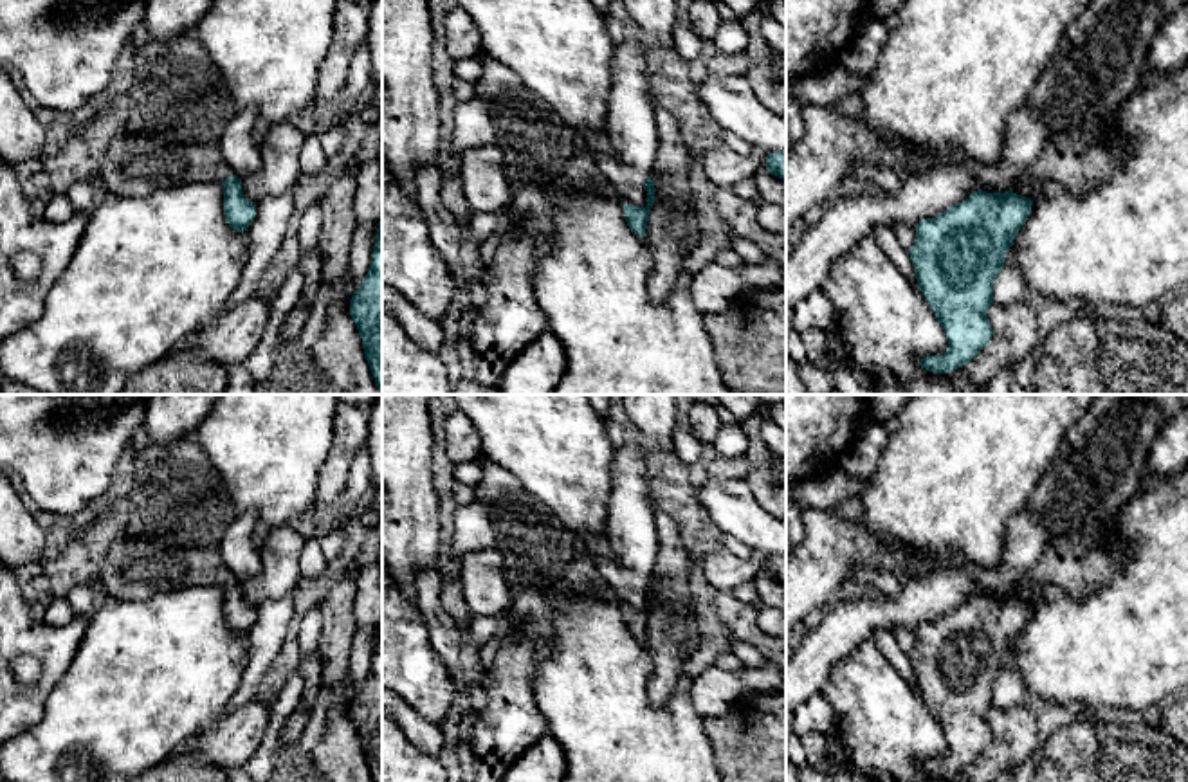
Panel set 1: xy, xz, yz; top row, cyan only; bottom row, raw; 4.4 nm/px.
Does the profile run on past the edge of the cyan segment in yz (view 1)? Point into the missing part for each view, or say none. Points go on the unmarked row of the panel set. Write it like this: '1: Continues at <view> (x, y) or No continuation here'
1: No continuation here

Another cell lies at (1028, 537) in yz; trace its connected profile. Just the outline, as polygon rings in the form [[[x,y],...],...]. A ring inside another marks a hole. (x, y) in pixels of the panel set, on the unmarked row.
[[[1022,510],[1010,519],[1004,555],[992,569],[939,571],[901,582],[896,596],[867,595],[826,605],[786,661],[786,730],[795,708],[818,696],[831,668],[862,641],[871,640],[876,629],[916,631],[966,604],[975,584],[986,596],[1004,596],[1028,577],[1049,546],[1046,521]]]

